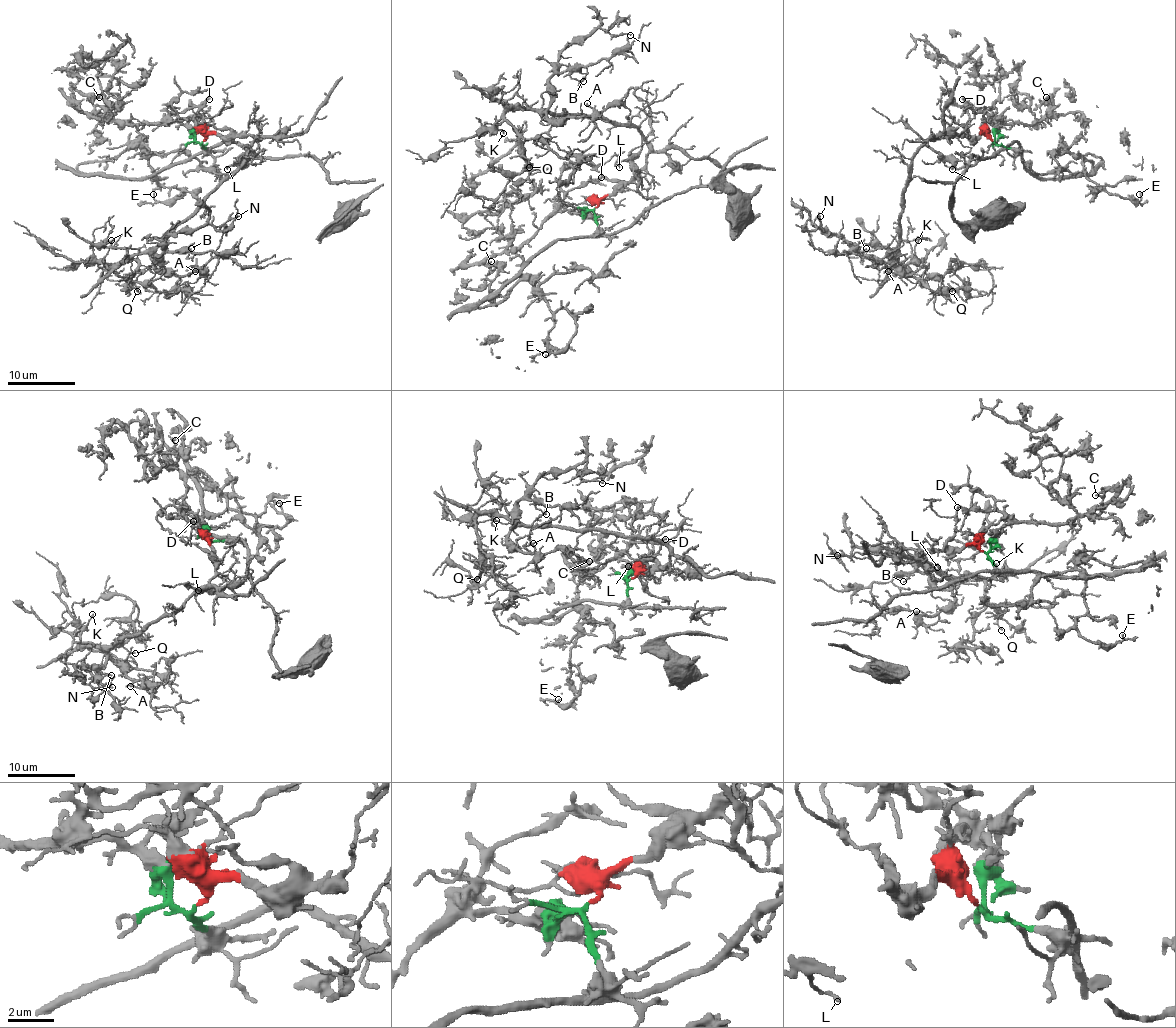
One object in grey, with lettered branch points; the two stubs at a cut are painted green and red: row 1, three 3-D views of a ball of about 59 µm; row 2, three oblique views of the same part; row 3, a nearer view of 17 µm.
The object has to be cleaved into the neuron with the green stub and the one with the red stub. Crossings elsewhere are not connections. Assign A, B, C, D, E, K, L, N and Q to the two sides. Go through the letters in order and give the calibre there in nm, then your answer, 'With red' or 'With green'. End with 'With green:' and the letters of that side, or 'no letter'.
A: Thickness 150 nm. With red
B: Thickness 80 nm. With red
C: Thickness 160 nm. With green
D: Thickness 240 nm. With green
E: Thickness 150 nm. With green
K: Thickness 140 nm. With red
L: Thickness 130 nm. With red
N: Thickness 80 nm. With red
Q: Thickness 110 nm. With red
With green: C, D, E

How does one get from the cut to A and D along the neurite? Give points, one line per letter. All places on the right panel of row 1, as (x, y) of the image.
A: (993, 141), (984, 134), (950, 135), (928, 141), (913, 158), (899, 217), (898, 253), (904, 271), (887, 271)
D: (993, 141), (995, 122), (986, 115), (976, 113), (962, 98)

